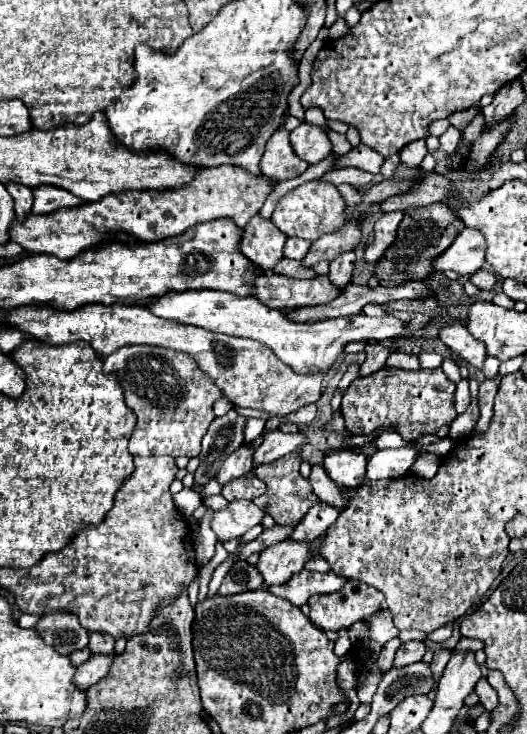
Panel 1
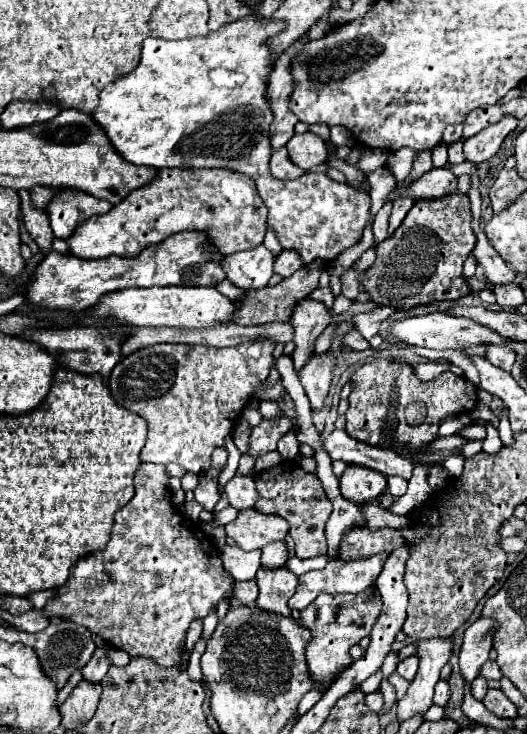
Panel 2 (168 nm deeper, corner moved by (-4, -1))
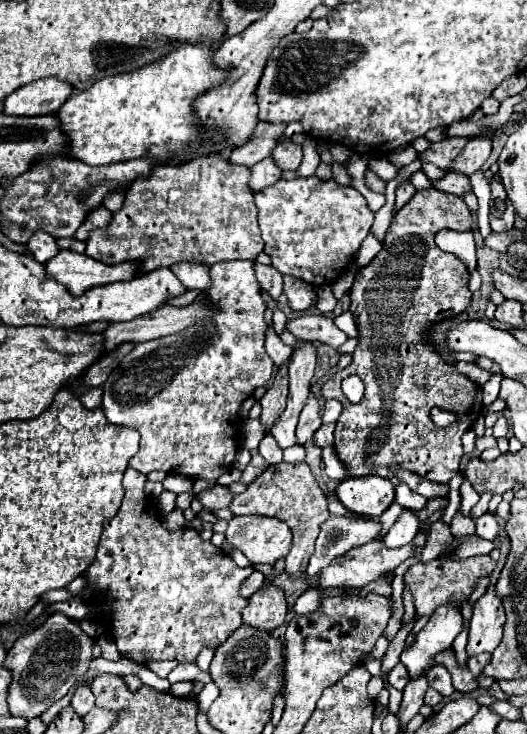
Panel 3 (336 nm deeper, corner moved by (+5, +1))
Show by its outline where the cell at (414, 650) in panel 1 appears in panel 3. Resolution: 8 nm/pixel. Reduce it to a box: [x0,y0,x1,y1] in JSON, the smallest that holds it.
[387,663,409,691]

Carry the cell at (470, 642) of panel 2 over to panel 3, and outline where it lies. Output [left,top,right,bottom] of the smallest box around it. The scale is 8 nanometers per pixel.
[467,585,505,655]

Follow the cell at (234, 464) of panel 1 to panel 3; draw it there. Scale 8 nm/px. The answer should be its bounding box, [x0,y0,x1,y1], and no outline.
[259,361,287,427]

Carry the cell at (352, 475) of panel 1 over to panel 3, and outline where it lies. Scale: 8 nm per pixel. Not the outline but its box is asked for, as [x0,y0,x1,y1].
[337,475,395,517]

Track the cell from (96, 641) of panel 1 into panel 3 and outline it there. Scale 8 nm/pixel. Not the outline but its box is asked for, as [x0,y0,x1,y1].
[71,687,95,717]

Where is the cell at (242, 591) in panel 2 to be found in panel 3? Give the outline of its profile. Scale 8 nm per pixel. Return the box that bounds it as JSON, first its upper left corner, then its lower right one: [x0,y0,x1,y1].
[241,571,265,597]

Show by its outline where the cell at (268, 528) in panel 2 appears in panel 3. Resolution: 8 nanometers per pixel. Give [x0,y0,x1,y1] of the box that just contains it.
[227,515,291,565]

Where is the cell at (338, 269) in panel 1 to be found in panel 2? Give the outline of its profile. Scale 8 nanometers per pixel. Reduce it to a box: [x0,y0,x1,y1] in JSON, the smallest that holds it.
[310,287,334,307]

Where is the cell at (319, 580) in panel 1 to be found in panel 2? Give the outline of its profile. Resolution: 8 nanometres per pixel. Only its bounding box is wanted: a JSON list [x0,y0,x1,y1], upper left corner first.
[288,555,388,611]

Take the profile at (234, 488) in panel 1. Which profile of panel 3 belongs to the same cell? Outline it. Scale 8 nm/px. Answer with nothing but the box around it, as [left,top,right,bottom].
[197,485,233,511]

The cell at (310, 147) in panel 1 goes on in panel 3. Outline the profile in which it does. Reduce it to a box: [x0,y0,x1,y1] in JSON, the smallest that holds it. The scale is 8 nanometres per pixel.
[271,143,303,171]

